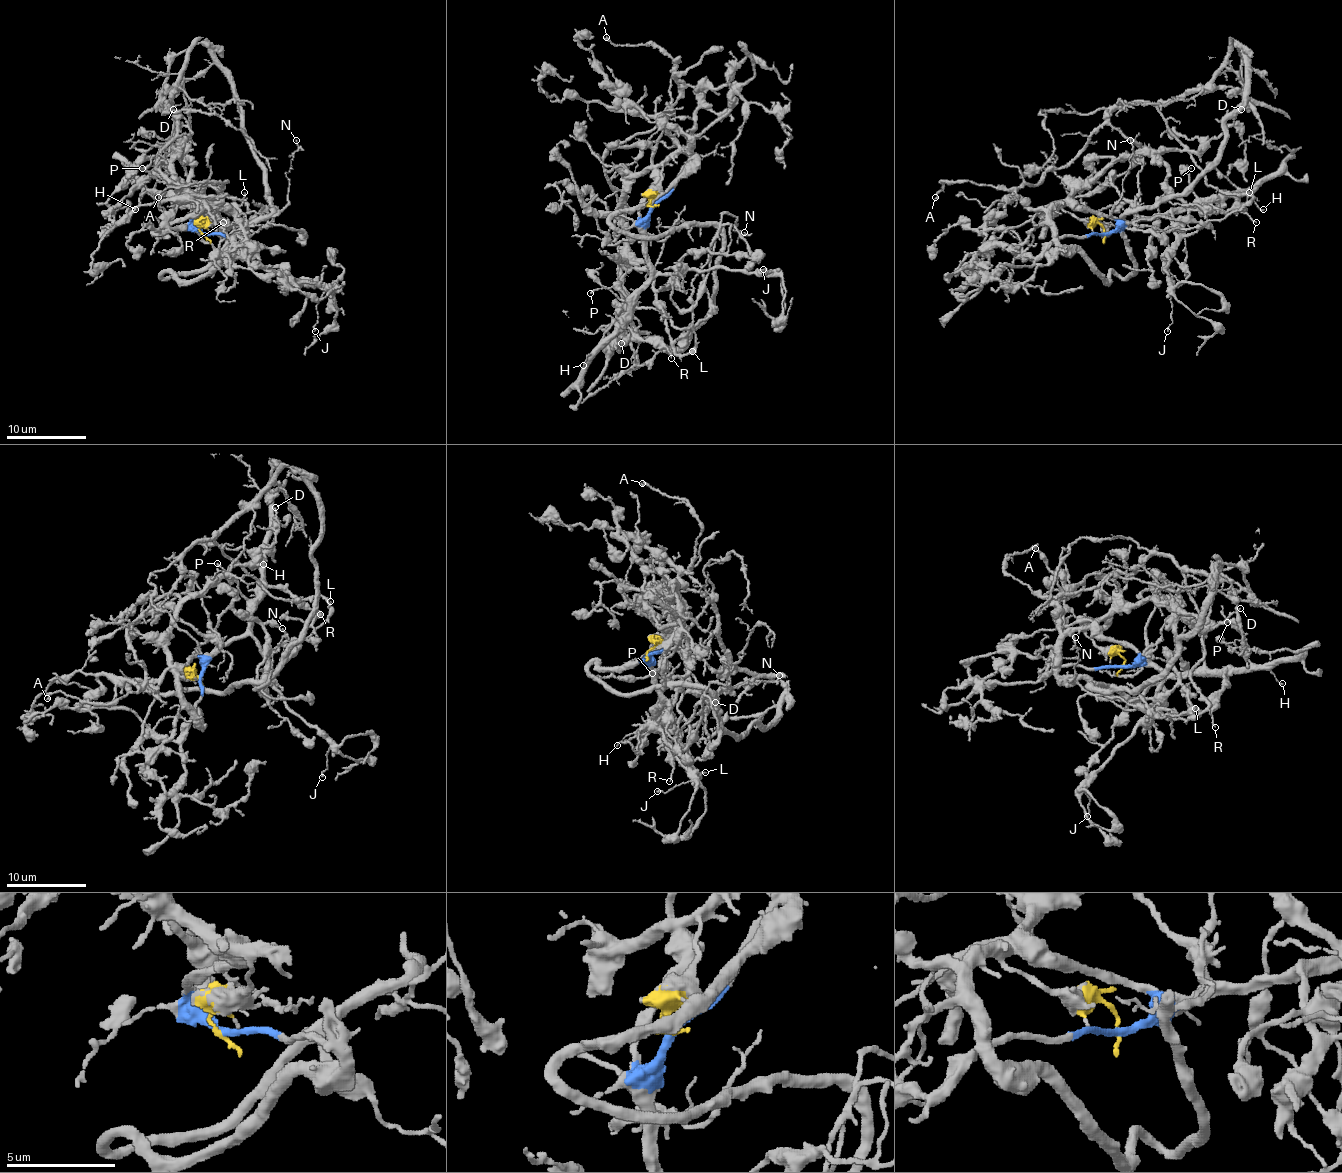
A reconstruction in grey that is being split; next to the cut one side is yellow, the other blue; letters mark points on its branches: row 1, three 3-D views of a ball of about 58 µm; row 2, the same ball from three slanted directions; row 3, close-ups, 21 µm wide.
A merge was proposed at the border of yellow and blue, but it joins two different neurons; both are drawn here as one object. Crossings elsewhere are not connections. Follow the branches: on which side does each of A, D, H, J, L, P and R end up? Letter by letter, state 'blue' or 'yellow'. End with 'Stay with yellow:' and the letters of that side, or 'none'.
A: yellow
D: yellow
H: blue
J: blue
L: yellow
P: blue
R: blue
Stay with yellow: A, D, L

